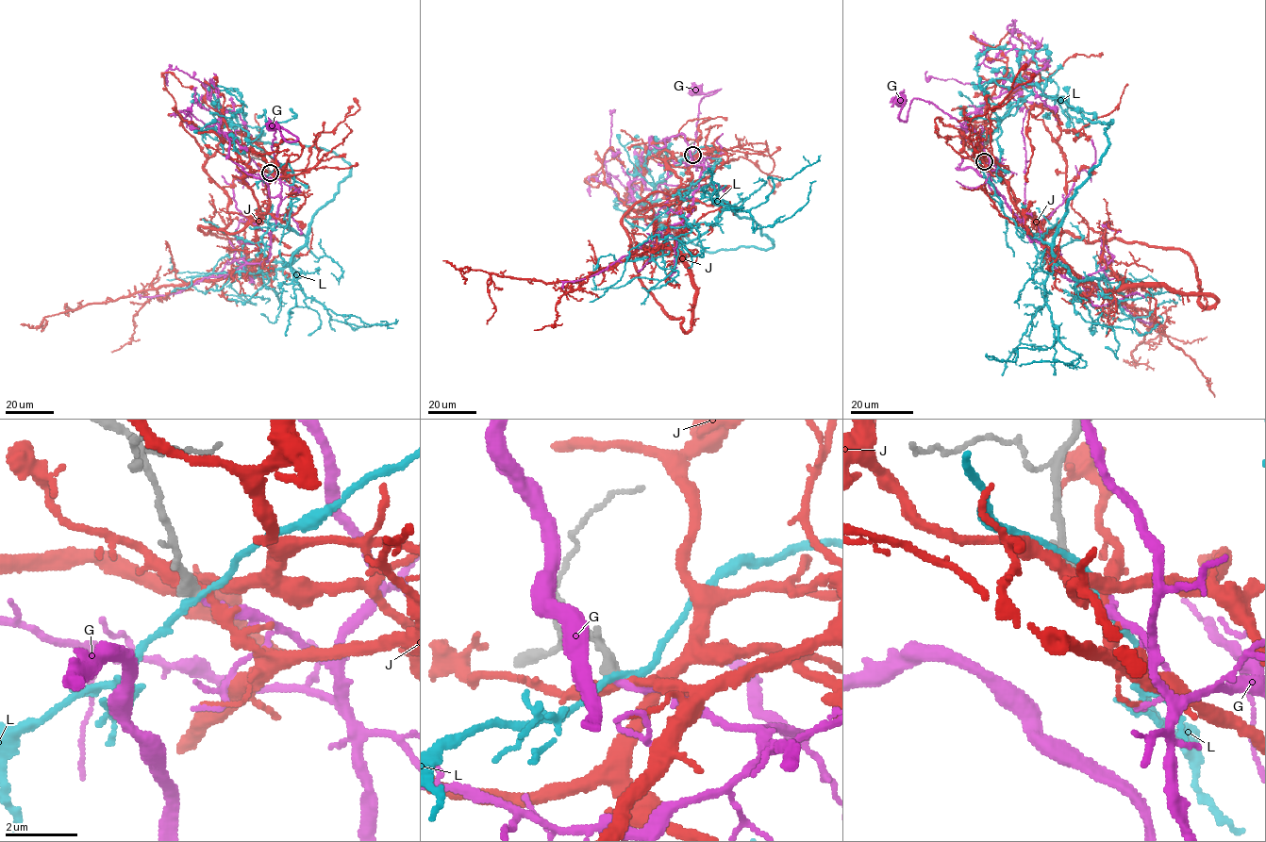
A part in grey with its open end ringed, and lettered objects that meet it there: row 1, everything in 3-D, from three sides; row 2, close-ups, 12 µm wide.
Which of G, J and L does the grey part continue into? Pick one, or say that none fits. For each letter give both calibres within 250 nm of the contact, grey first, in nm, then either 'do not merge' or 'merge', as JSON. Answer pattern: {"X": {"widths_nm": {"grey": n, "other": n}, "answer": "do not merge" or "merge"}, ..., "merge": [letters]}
{"G": {"widths_nm": {"grey": 360, "other": 190}, "answer": "merge"}, "J": {"widths_nm": {"grey": 360, "other": 300}, "answer": "do not merge"}, "L": {"widths_nm": {"grey": 360, "other": 180}, "answer": "do not merge"}, "merge": ["G"]}

